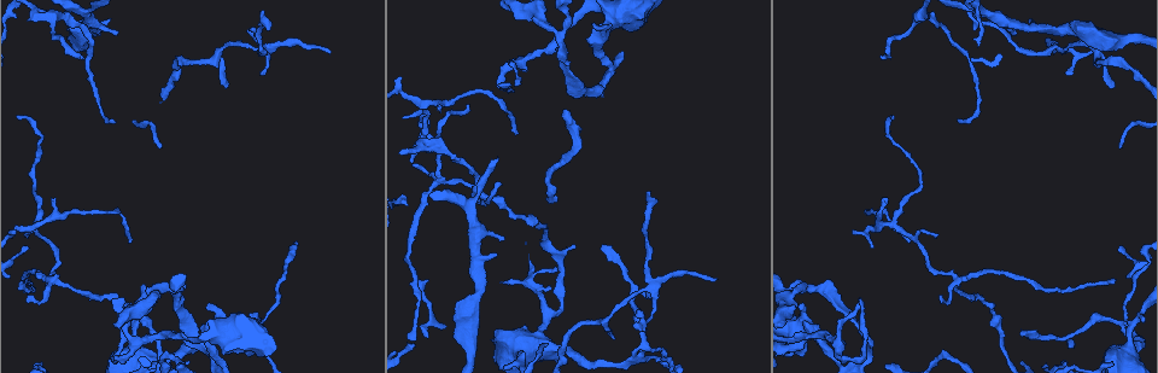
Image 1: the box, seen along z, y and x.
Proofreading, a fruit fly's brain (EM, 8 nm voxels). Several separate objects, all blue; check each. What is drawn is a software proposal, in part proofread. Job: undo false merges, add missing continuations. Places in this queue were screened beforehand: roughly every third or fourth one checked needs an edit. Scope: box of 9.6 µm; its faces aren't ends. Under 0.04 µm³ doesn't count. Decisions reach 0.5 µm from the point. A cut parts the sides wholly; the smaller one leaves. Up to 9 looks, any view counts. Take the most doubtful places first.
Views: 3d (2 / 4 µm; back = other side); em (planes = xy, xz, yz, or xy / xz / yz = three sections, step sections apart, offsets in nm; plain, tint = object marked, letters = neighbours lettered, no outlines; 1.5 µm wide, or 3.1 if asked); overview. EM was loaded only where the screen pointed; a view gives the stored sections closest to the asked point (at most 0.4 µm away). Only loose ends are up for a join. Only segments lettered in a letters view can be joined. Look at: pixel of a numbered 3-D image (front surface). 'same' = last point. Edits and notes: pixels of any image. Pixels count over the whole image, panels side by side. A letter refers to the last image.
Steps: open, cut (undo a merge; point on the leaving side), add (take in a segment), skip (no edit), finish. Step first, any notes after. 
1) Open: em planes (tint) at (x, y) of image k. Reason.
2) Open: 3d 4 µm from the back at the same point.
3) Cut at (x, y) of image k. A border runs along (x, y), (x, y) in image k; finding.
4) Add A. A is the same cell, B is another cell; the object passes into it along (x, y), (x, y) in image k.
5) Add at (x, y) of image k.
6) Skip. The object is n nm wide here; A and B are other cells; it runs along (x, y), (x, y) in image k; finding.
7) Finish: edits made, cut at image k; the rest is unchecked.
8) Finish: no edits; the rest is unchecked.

Open: 3d 2 µm at (559, 33) of image 1. Arms part here.

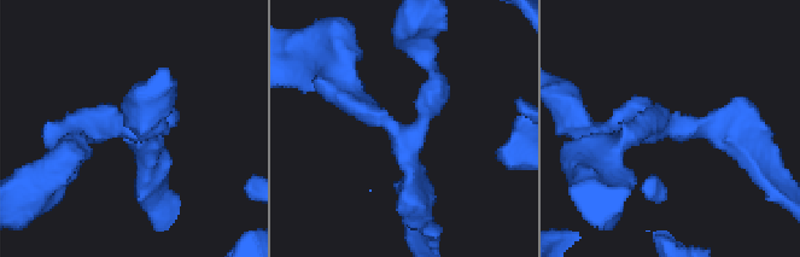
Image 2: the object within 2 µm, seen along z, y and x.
Open: em planes (letters) at (678, 129) of image 2. 3 arms meet here.

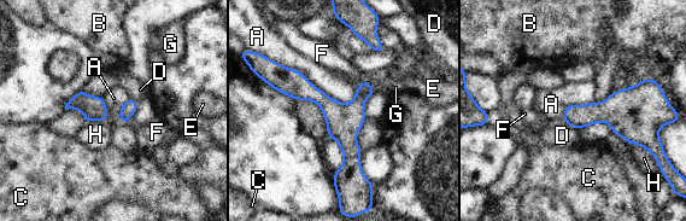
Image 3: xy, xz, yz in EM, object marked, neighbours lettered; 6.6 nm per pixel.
Skip. The object is 160 nm wide here; A, B, C, D, E, F, G and H are other cells; a border runs along (277, 63), (345, 104), (358, 88) in image 3; continuous, no second neuron.

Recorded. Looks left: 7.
Open: em planes (letters) at (411, 162) of image 1. Branch stops here.

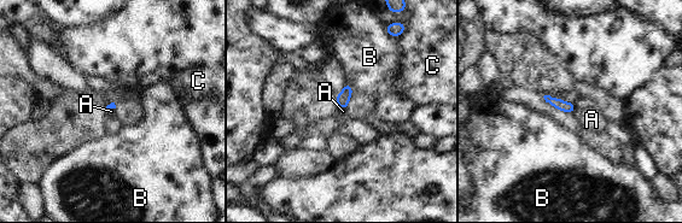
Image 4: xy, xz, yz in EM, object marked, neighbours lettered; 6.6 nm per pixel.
Skip. A, B and C are other cells; a border runs along (576, 107), (572, 112) in image 4; none of them fits.

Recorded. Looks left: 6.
Open: em yz step 4 (tint) at (1126, 323) of image 1. A fork.

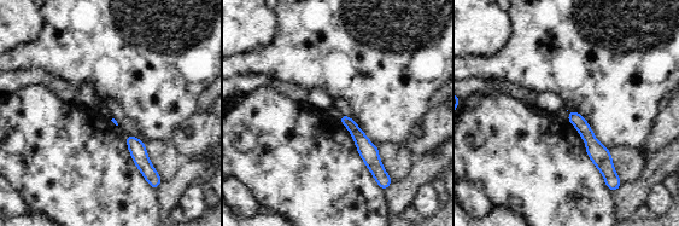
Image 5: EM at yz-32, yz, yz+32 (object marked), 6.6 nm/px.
Open: em yz step 4 (letters) at the same point. What lies round it.

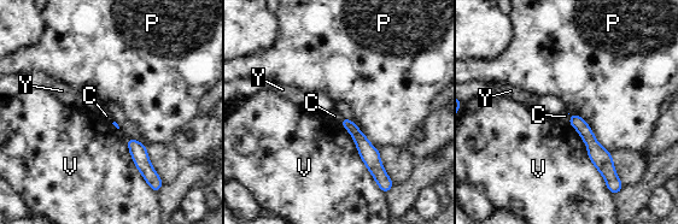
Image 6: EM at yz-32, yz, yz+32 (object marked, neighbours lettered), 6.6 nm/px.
Skip. C, P, V and Y are other cells; all the same neuron.

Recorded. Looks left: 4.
Open: 3d 2 µm at (1020, 334) of image 1. Tapers out.

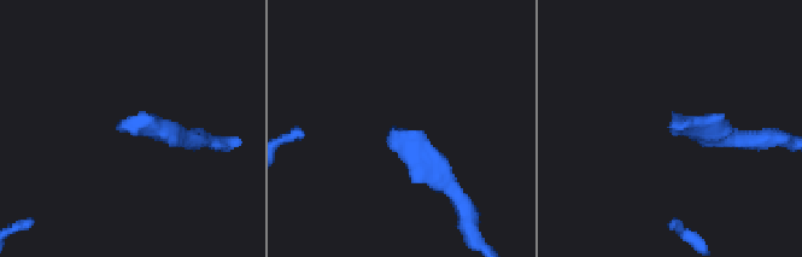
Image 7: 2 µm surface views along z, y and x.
Open: em planes (tint) at (119, 132) of image 7. Need the tissue.

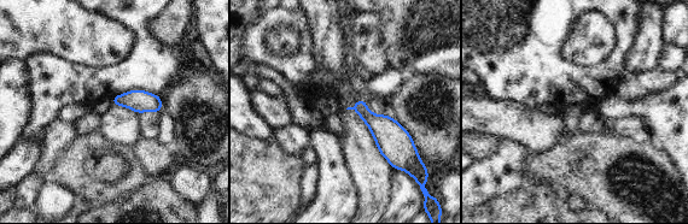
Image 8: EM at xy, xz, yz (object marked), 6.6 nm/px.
Open: em planes (letters) at the same point. See the neighbours.

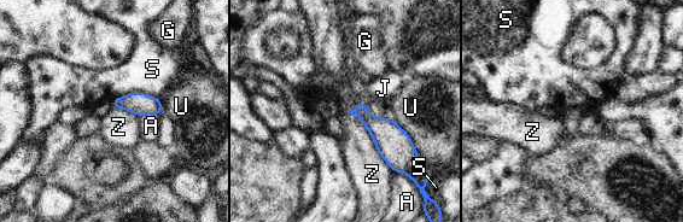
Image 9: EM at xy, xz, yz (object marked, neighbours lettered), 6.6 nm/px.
Skip. The object is 90 nm wide here; A, G, J, S, U and Z are other cells; a border runs along (357, 101), (352, 111), (393, 170) in image 9; no lettered segment goes on from it.

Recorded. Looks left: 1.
Finish: no edits; the rest is unchecked.

